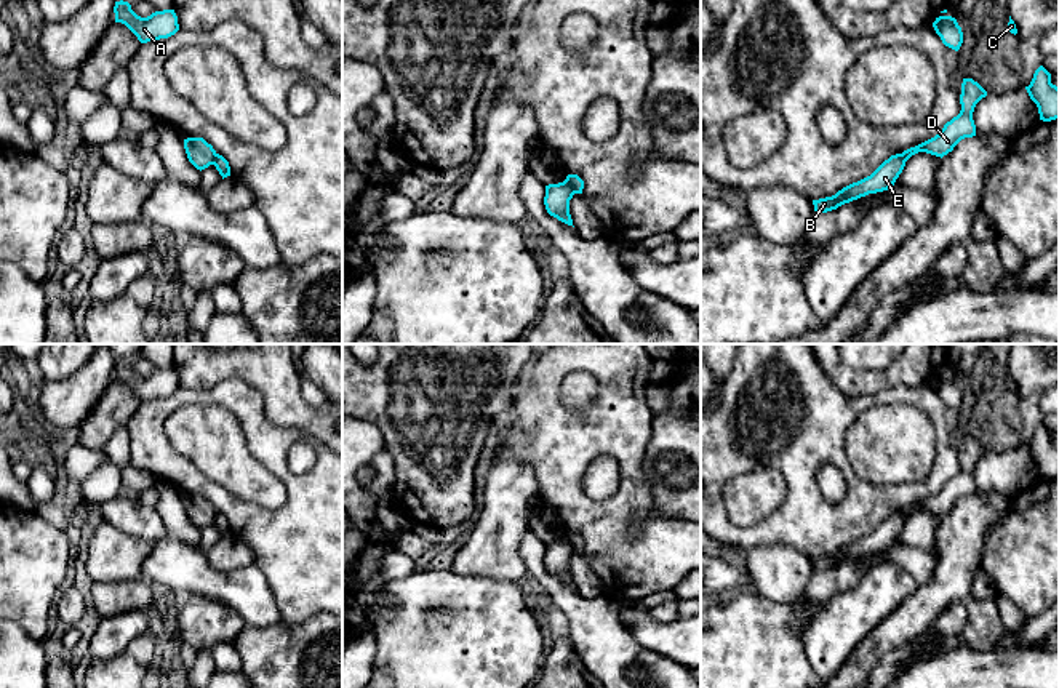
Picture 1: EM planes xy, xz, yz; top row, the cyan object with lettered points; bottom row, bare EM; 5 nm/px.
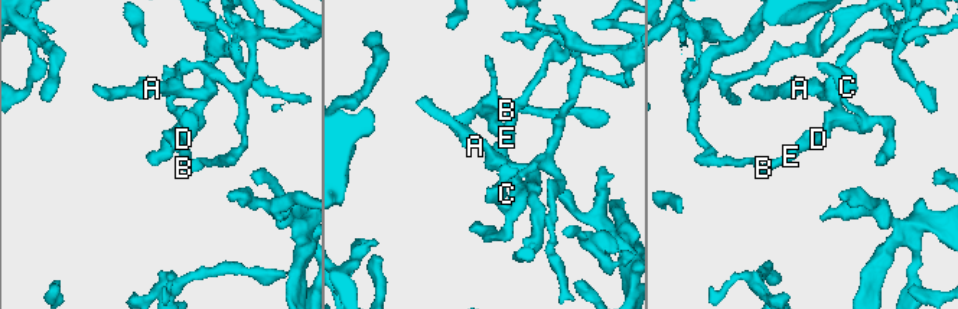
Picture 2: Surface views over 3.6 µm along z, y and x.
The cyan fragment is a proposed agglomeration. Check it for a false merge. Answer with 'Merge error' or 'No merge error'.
Merge error

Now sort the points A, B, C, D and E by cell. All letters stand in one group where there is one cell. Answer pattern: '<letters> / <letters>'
A C D / B E

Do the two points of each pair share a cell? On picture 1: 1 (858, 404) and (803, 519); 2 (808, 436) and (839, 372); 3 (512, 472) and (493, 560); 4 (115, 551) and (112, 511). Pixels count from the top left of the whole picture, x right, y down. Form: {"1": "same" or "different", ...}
{"1": "same", "2": "different", "3": "same", "4": "different"}

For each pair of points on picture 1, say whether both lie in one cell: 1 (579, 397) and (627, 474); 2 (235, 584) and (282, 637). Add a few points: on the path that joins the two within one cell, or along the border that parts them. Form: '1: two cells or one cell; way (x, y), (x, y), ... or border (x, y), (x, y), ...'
1: two cells; border (583, 370), (562, 383), (562, 402), (571, 412)
2: two cells; border (280, 623), (245, 626)

